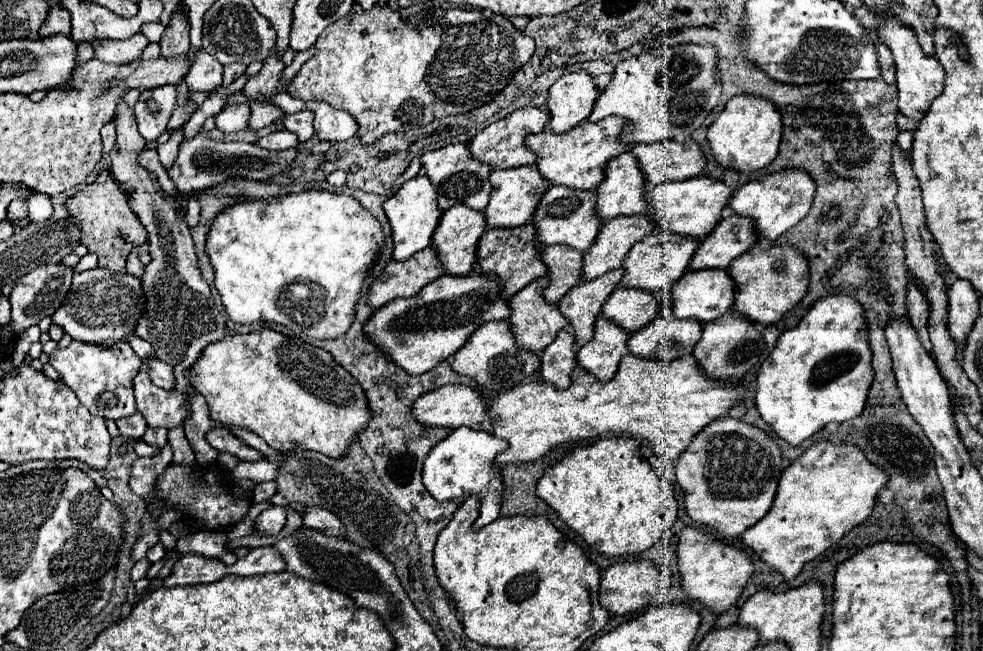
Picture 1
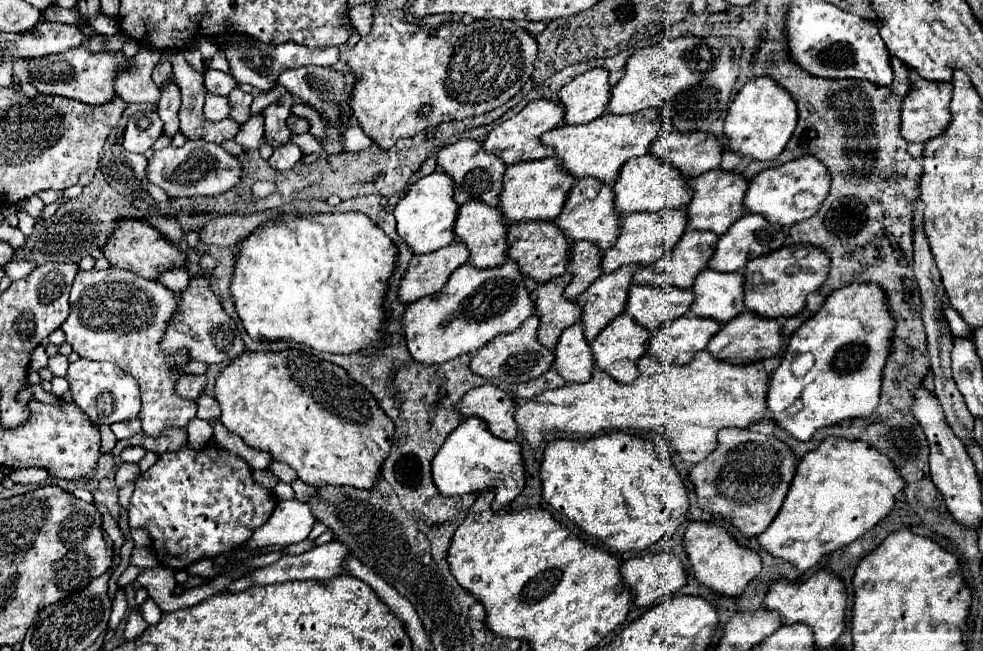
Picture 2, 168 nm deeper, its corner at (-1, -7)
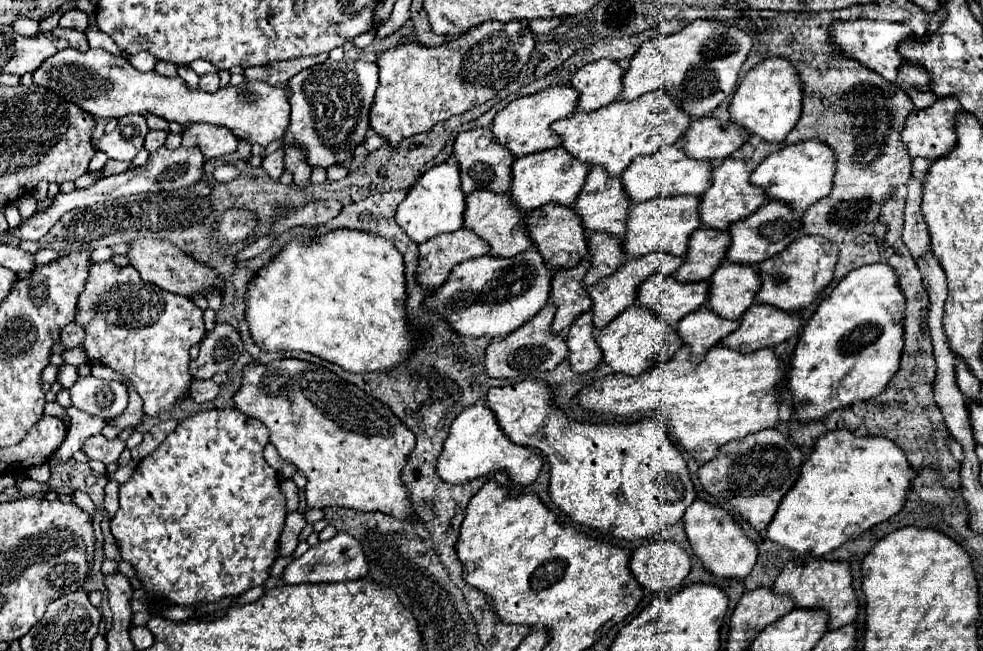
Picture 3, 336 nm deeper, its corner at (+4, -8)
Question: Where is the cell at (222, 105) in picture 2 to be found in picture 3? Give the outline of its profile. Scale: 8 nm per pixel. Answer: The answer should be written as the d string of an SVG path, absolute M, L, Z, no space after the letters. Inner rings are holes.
M89 48L87 52L61 50L53 54L41 68L35 70L33 82L49 88L65 100L77 104L95 118L123 118L127 114L153 114L167 122L177 122L187 128L191 124L215 124L225 126L237 138L249 144L267 146L273 140L281 140L289 126L289 88L269 86L255 80L243 80L239 86L225 86L217 92L203 92L189 88L185 80L167 78L151 72L135 70L125 58L115 58L105 50Z

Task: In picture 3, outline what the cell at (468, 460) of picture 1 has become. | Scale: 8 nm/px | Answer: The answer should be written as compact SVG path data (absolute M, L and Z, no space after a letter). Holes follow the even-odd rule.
M477 402L477 404L467 406L455 418L455 424L451 426L451 432L445 440L441 458L437 460L439 476L449 484L469 482L477 476L487 476L489 472L503 468L509 472L509 478L515 480L515 484L527 486L537 478L537 472L541 472L541 466L543 466L541 458L537 454L533 454L531 448L519 446L503 434L493 410L485 402Z

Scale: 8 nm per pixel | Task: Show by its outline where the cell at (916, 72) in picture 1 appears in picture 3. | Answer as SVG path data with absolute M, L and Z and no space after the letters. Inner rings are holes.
M941 98L925 110L909 114L901 132L909 154L935 160L949 154L957 144L955 116L961 112L957 98Z

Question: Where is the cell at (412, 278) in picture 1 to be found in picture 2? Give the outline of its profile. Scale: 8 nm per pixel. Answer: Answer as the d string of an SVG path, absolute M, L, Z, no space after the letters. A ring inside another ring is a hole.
M452 241L448 247L432 251L430 255L412 257L402 277L398 299L402 303L410 303L438 293L456 271L456 267L464 265L466 261L468 249L458 241Z

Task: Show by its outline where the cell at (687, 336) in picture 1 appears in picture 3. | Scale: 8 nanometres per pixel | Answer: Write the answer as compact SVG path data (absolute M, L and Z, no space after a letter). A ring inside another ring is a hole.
M701 306L679 322L679 336L691 348L691 360L697 364L705 358L709 348L717 346L727 334L739 328L739 320L725 320L711 308Z

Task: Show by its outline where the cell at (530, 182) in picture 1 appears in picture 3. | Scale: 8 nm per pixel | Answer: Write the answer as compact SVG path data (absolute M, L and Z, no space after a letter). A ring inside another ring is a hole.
M551 148L545 152L533 152L533 156L521 156L513 162L513 182L511 182L511 198L517 202L521 210L535 210L543 204L575 204L579 192L583 190L585 178L589 174L589 164L581 164L573 160L565 148Z

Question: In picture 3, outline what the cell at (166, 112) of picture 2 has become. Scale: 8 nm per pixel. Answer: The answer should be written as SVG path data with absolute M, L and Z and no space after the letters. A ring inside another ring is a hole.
M149 132L145 136L145 150L153 152L153 150L161 148L165 144L165 138L167 138L167 132Z

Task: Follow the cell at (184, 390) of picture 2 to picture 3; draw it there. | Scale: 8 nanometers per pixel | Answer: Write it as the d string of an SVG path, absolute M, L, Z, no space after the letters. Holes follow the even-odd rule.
M195 380L191 384L191 398L195 402L213 400L217 394L219 394L219 386L213 380Z

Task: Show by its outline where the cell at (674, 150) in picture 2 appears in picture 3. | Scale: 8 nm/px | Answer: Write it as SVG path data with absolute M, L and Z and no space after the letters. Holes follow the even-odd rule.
M717 118L693 120L685 134L683 150L695 160L725 160L749 140L745 128L737 128L733 120L729 124Z

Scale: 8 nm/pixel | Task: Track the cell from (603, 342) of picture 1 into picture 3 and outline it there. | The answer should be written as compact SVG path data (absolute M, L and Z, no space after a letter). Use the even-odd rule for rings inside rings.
M637 304L629 306L613 322L609 322L605 328L601 328L595 336L595 340L597 340L599 348L603 350L603 360L615 372L623 372L629 376L639 376L639 374L647 372L649 368L669 360L683 346L683 340L675 328L671 328L661 318L653 316L647 308L641 308Z

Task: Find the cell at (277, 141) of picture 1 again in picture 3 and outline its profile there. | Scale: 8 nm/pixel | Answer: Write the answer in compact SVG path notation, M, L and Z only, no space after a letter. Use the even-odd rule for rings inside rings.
M277 150L277 152L267 154L267 156L263 158L263 168L265 168L265 172L267 172L271 178L275 178L275 180L279 180L279 176L281 176L283 170L285 170L285 166L283 166L283 156L285 156L285 152L283 152L283 150Z

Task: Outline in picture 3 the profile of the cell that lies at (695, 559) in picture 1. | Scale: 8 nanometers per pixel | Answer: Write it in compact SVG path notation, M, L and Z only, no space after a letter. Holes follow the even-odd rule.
M697 498L687 508L683 522L685 522L685 532L693 552L701 558L701 562L711 574L721 578L745 578L751 572L759 554L757 542L743 532L743 528L733 520L733 516L727 510L715 504L709 504L703 498Z

